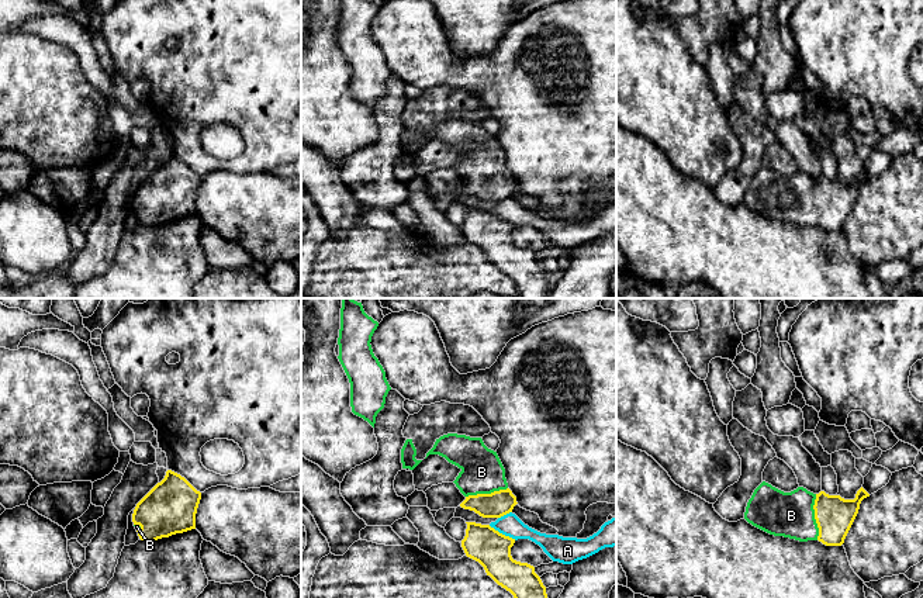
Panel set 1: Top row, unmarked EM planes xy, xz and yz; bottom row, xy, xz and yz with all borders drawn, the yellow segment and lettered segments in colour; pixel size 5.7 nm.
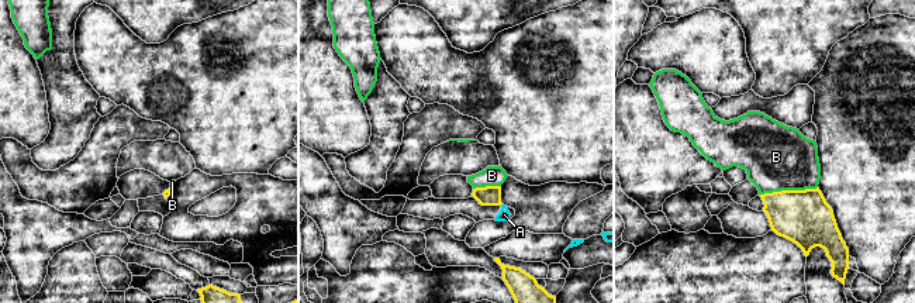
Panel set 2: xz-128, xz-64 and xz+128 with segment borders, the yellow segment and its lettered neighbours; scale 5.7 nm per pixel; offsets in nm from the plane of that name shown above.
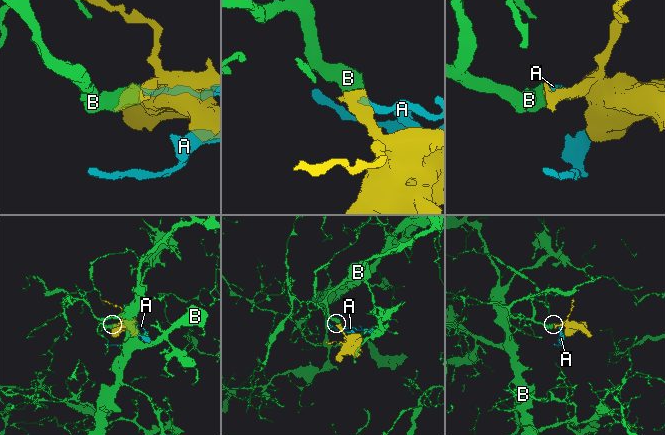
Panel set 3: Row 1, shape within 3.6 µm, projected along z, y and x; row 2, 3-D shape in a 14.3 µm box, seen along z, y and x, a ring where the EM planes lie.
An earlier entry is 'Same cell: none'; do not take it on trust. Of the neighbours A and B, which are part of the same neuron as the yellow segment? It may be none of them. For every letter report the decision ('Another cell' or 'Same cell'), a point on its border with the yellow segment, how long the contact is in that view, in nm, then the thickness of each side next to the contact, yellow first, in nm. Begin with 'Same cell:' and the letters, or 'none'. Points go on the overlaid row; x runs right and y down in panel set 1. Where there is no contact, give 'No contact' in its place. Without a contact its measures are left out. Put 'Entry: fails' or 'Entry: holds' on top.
Entry: fails
Same cell: B
A: Another cell. Touches yellow at xz (501, 533). Shared border 180 nm. Thickness 220 nm (yellow) against 130 nm
B: Same cell. Touches yellow at yz (815, 517). Shared border 260 nm. Thickness 220 nm (yellow) against 260 nm

